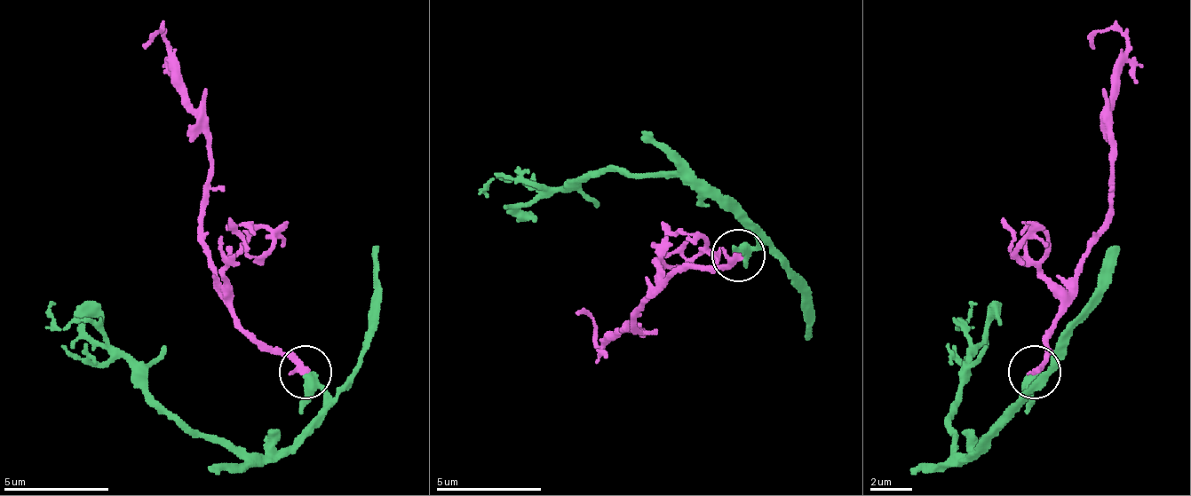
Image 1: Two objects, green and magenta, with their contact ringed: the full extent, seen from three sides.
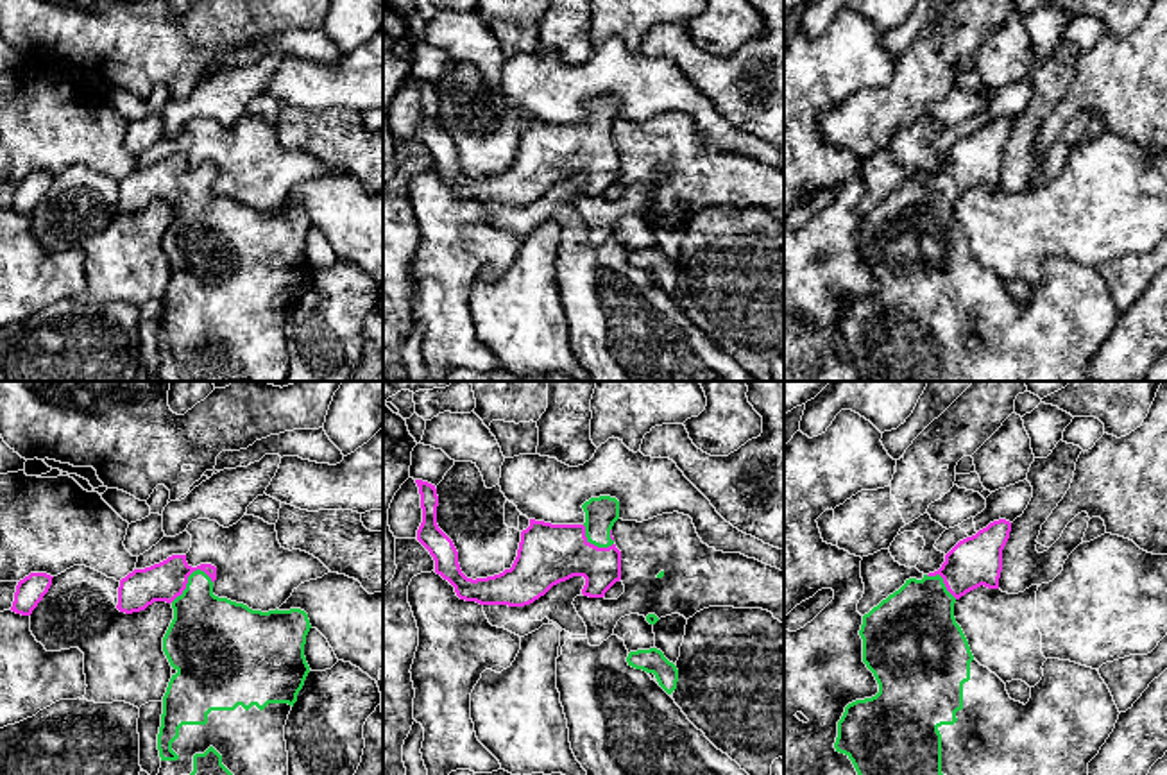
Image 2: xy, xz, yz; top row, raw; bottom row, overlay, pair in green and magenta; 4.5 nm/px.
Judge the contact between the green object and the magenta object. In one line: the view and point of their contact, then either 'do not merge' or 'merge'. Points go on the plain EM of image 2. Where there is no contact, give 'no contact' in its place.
xz (593, 142) | merge

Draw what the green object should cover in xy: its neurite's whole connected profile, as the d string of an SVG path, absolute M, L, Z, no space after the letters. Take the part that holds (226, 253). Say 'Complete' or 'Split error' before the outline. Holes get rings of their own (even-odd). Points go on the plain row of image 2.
Split error. M172 154L120 179L116 208L125 213L166 200L174 218L163 236L172 277L163 295L158 349L159 381L286 381L285 324L304 285L304 256L311 227L301 208L252 209L213 193L217 166L192 166L186 154Z

